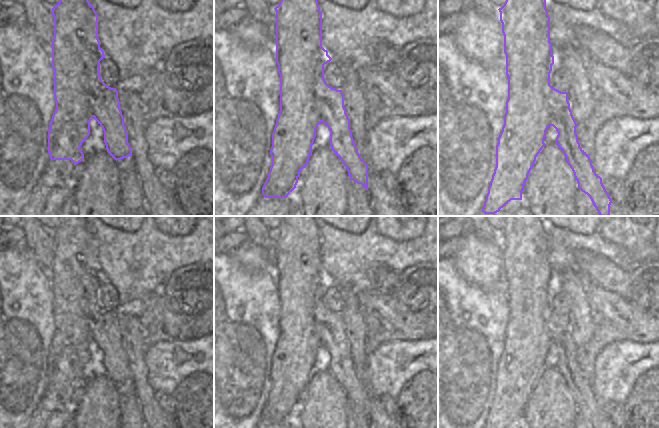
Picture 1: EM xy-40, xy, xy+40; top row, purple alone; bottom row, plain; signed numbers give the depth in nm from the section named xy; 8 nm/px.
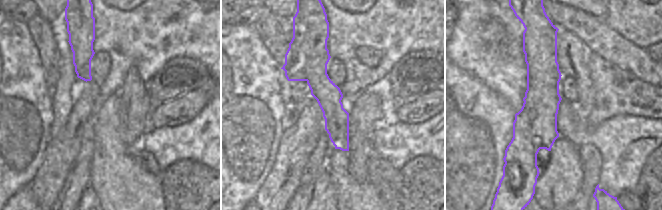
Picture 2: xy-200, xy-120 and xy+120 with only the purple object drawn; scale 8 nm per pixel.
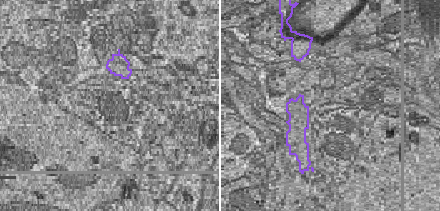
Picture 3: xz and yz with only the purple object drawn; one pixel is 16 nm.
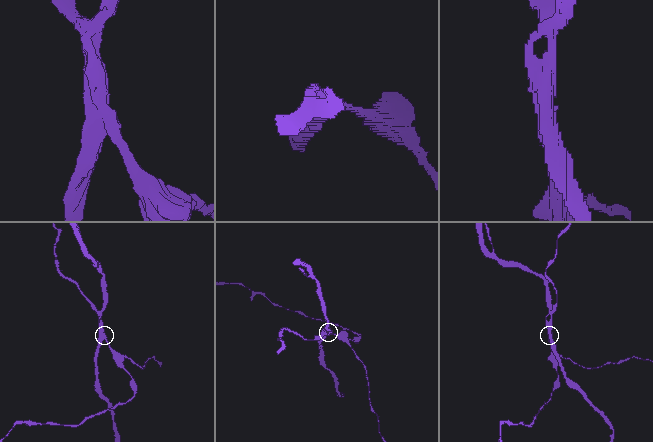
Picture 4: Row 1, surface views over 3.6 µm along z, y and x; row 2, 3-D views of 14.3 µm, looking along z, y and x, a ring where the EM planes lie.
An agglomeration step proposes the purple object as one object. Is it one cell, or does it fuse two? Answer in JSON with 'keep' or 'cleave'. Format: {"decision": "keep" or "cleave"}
{"decision": "cleave"}

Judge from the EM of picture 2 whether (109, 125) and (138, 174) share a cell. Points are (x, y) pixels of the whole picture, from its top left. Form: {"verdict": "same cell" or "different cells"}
{"verdict": "same cell"}

